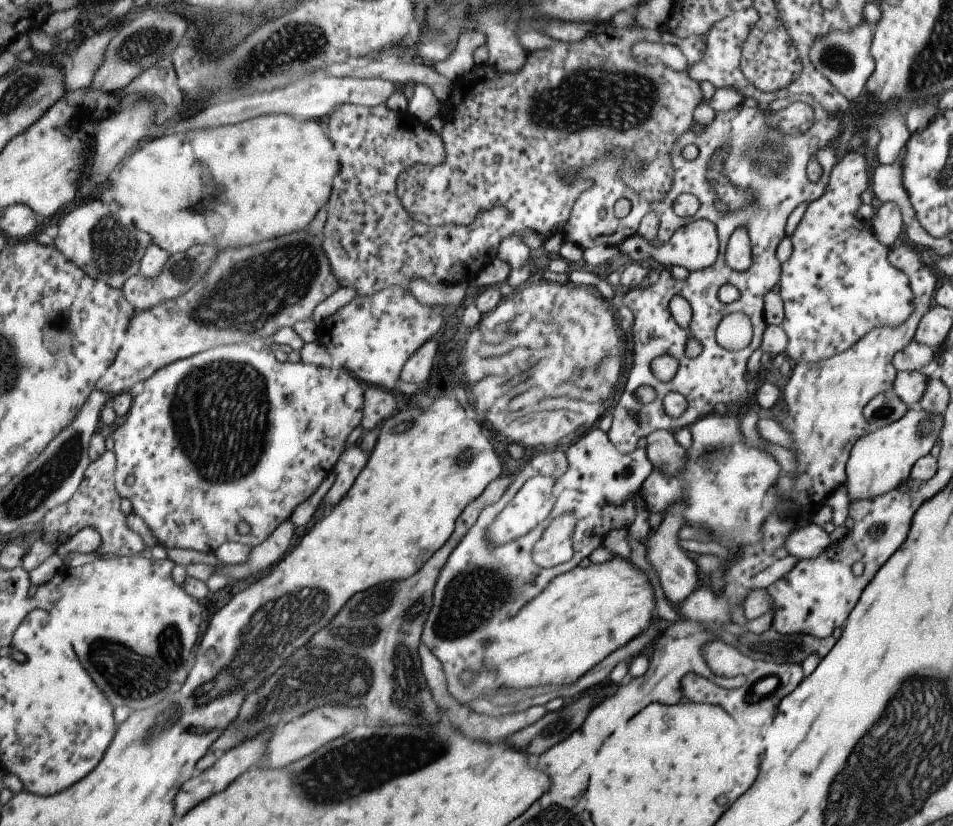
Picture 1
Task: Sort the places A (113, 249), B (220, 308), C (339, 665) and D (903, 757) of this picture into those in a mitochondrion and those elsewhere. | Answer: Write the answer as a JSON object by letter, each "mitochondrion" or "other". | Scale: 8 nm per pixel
{"A":"mitochondrion","B":"mitochondrion","C":"mitochondrion","D":"mitochondrion"}

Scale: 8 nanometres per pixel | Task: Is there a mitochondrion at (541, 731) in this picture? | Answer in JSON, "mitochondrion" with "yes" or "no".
{"mitochondrion":"yes"}

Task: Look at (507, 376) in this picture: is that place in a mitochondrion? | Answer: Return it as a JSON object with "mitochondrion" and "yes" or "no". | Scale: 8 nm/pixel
{"mitochondrion":"yes"}

